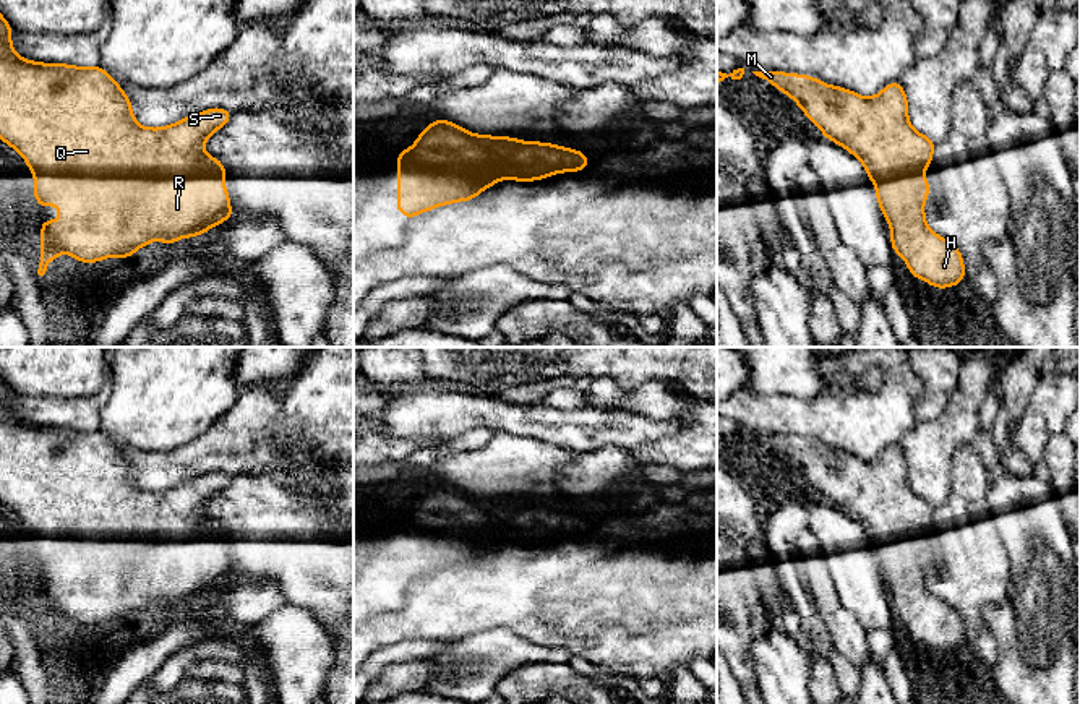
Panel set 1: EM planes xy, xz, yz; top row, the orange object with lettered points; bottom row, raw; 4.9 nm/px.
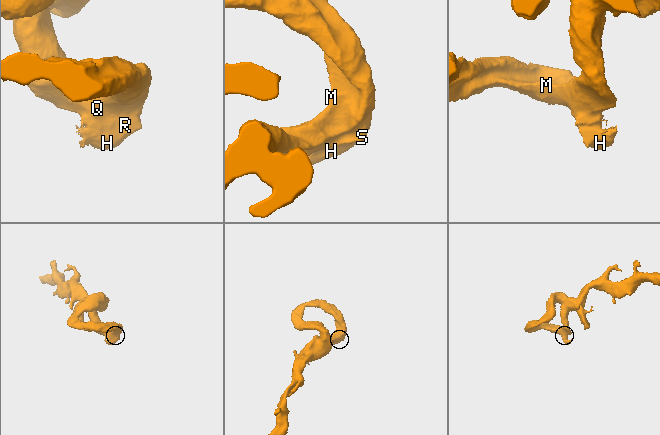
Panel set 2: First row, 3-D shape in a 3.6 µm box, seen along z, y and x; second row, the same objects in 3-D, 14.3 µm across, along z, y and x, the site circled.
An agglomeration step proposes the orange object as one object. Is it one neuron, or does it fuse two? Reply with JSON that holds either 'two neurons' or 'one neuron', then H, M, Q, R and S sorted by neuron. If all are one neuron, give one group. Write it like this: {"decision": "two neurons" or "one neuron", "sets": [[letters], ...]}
{"decision": "one neuron", "sets": [["H", "M", "Q", "R", "S"]]}

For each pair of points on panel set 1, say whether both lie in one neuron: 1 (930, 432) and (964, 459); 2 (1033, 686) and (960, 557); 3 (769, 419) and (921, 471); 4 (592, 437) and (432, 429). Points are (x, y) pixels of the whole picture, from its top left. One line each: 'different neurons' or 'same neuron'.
1: different neurons
2: different neurons
3: different neurons
4: same neuron

